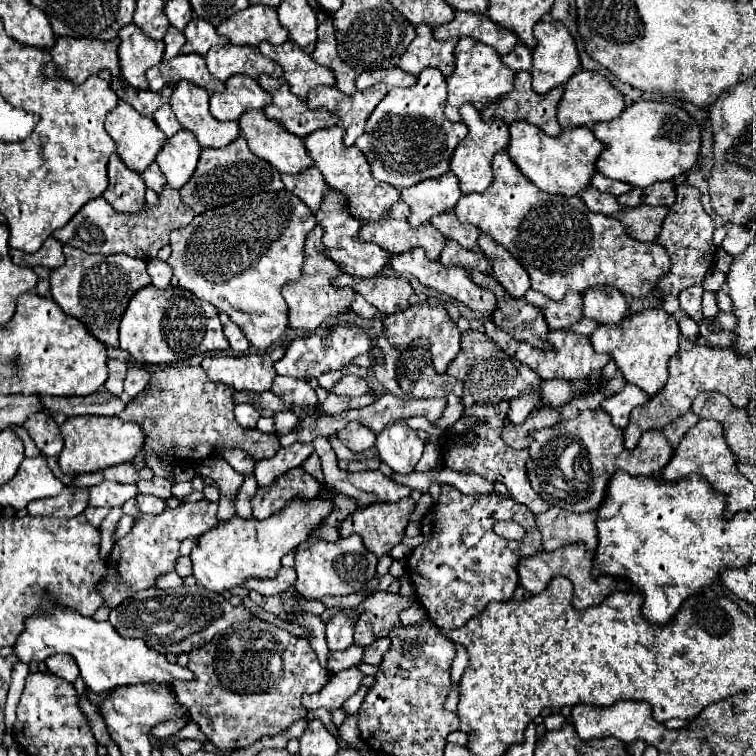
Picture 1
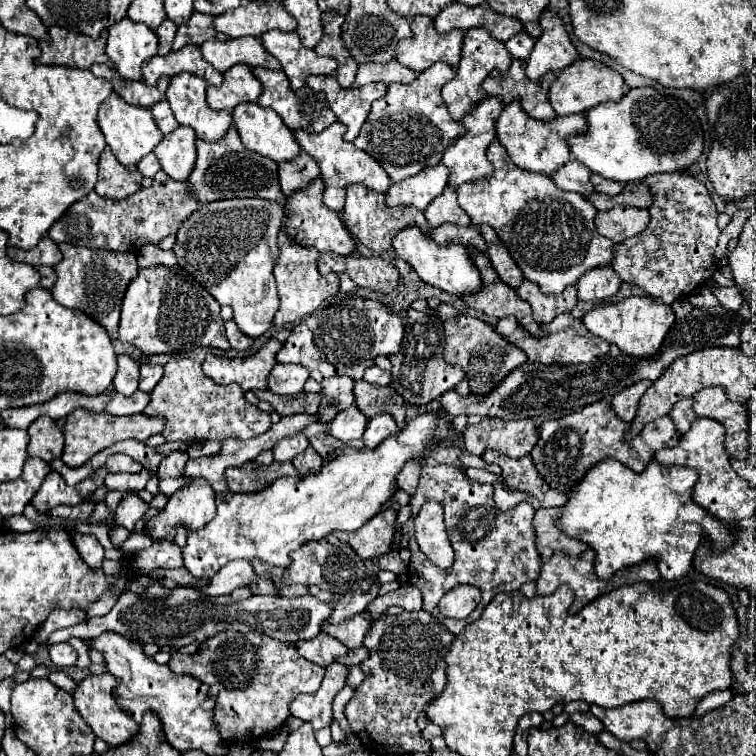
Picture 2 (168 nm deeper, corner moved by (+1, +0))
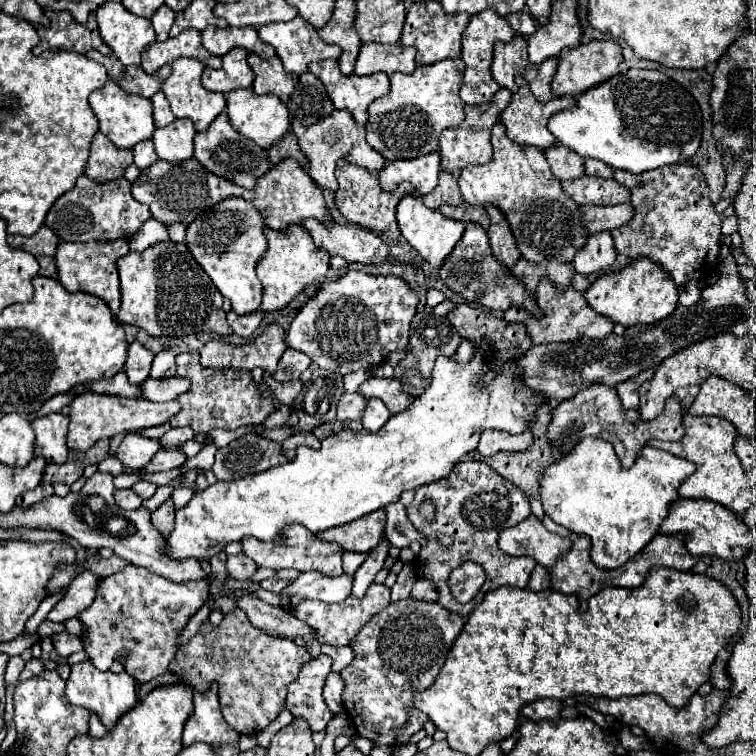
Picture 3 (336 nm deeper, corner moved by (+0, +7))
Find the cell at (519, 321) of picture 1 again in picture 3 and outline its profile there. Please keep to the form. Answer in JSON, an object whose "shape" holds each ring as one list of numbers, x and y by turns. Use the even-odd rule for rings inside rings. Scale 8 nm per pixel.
{"shape":[[478,223,466,225,462,239,456,243,454,251,442,263,440,277,452,291,460,293,468,301,480,303,490,311,508,311,512,305,522,305,524,301,524,285,512,275,512,271,506,265,496,261,490,249,486,229]]}

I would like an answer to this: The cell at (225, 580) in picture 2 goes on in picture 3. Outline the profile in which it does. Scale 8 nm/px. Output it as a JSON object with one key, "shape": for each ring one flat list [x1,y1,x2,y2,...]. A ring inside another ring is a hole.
{"shape":[[126,565,124,571,98,581,94,603,78,615,84,651,98,671,108,671,120,657,128,675,138,683,148,683,168,671,168,663,178,651,182,629,206,601,208,579,174,583,144,567]]}

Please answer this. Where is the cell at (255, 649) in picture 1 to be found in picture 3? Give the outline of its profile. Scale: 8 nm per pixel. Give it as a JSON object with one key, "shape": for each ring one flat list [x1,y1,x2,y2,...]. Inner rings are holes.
{"shape":[[234,609,224,615,218,627,206,619,198,633,178,649,170,661,170,673,176,673,194,689,208,689,216,681,226,723,240,735,256,735,284,709,286,687,308,659,308,651,252,627,244,611]]}

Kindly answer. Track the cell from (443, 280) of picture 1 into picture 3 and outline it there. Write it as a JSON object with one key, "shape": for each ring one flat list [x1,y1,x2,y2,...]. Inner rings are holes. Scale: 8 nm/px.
{"shape":[[412,193,400,199,398,203,398,225,402,235,406,237,406,241,422,255,422,259,426,259,428,263,432,263,436,269,440,269,440,263,446,259,446,255,450,255,450,251,456,247,456,243,460,241,462,233,464,233,464,223,454,221,454,219,446,219,438,209,430,209,422,203,420,193]]}

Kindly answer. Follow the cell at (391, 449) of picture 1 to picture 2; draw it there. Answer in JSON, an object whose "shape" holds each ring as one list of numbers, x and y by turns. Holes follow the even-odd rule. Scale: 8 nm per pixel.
{"shape":[[377,414,375,418,369,420,367,430,365,430,365,434,363,434,363,440,365,440,365,444,373,450,373,448,377,448,385,438,389,438,389,436,393,436,393,434,399,434,399,432,401,432,401,428,395,424,395,420,393,420,391,416,387,416,387,414]]}

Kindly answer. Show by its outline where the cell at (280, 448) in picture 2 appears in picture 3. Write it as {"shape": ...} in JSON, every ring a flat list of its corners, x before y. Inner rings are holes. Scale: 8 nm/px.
{"shape":[[280,405,278,409,274,409,274,411,268,415,268,421,264,421,264,427,268,427,268,429,284,427,288,415,290,415,290,407,288,407,288,405]]}

